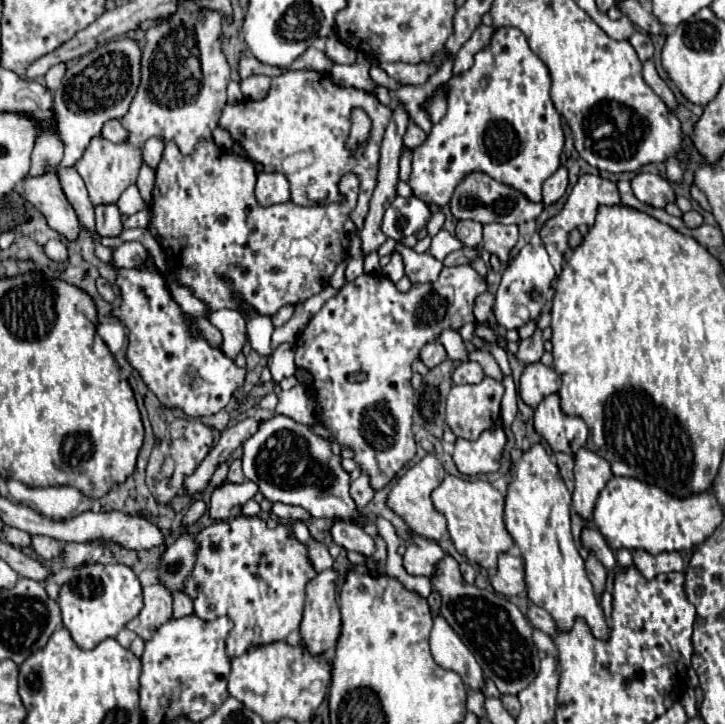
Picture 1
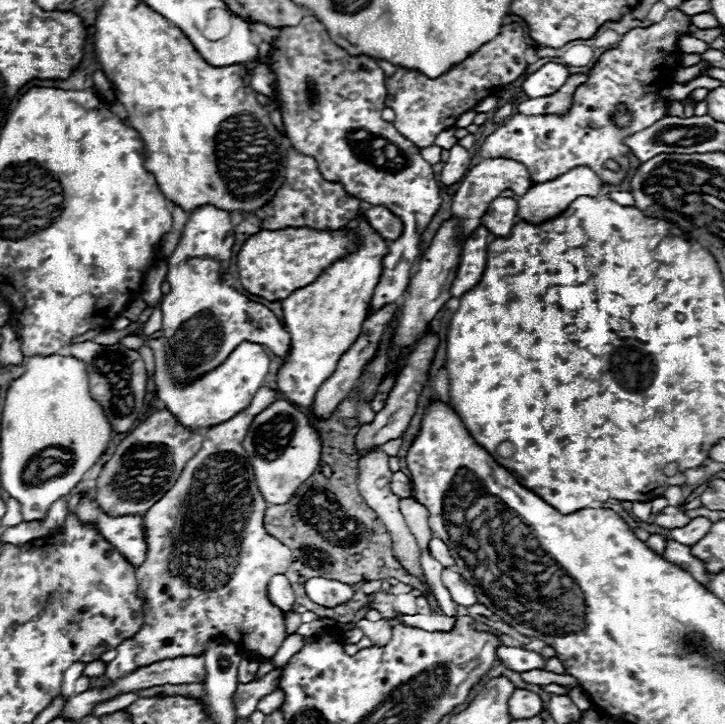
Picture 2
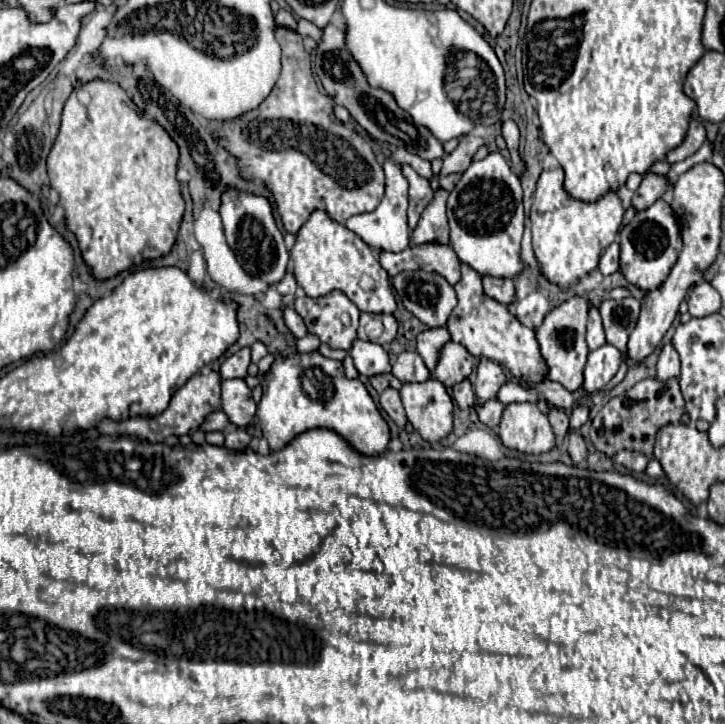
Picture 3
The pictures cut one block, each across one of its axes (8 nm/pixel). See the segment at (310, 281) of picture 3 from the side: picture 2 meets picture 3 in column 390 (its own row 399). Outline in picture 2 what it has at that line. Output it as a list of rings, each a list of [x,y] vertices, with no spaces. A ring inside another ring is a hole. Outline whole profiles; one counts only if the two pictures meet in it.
[[[362,208],[352,218],[352,222],[344,226],[344,230],[356,232],[356,250],[324,268],[316,282],[294,290],[288,298],[282,300],[284,322],[292,336],[292,348],[286,364],[278,372],[278,390],[282,392],[282,398],[300,408],[308,408],[314,402],[318,388],[336,370],[340,356],[360,336],[362,324],[368,318],[374,288],[382,276],[382,260],[388,254],[388,242],[368,224]]]

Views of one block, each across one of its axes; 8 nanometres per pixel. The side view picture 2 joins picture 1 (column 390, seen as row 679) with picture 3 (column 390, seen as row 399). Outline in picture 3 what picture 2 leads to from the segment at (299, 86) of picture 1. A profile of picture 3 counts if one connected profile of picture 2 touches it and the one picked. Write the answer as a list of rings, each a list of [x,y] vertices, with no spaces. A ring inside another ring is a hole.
[[[424,244],[424,246],[408,246],[406,250],[394,254],[394,252],[382,252],[380,254],[380,264],[382,268],[390,274],[390,276],[398,276],[400,272],[408,272],[408,270],[424,270],[424,272],[436,272],[440,276],[444,276],[448,280],[448,284],[456,284],[460,280],[460,258],[456,256],[456,252],[450,246],[442,246],[442,244]]]

